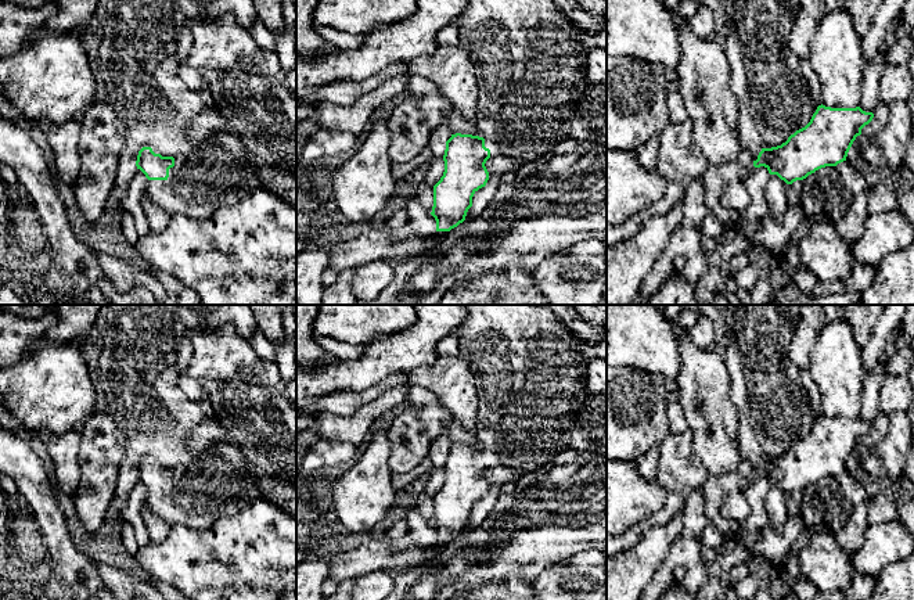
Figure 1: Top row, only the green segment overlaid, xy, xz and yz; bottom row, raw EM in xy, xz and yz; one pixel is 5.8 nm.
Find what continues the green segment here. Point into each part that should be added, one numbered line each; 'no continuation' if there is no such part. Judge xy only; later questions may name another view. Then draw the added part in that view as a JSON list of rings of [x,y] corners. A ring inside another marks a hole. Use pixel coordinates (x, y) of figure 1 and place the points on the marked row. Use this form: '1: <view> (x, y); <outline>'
1: xy (215, 171); [[[213,132],[195,137],[184,154],[174,157],[166,180],[147,180],[148,198],[170,216],[183,213],[194,219],[206,219],[220,206],[231,205],[248,197],[265,182],[249,162],[248,144],[234,132]]]

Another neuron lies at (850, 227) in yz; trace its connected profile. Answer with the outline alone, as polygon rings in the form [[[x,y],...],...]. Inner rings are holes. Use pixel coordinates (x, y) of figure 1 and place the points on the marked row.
[[[867,191],[861,193],[860,195],[854,195],[853,201],[843,216],[843,219],[835,224],[838,233],[842,236],[842,238],[849,244],[854,244],[864,227],[866,220],[868,216],[867,211]]]

